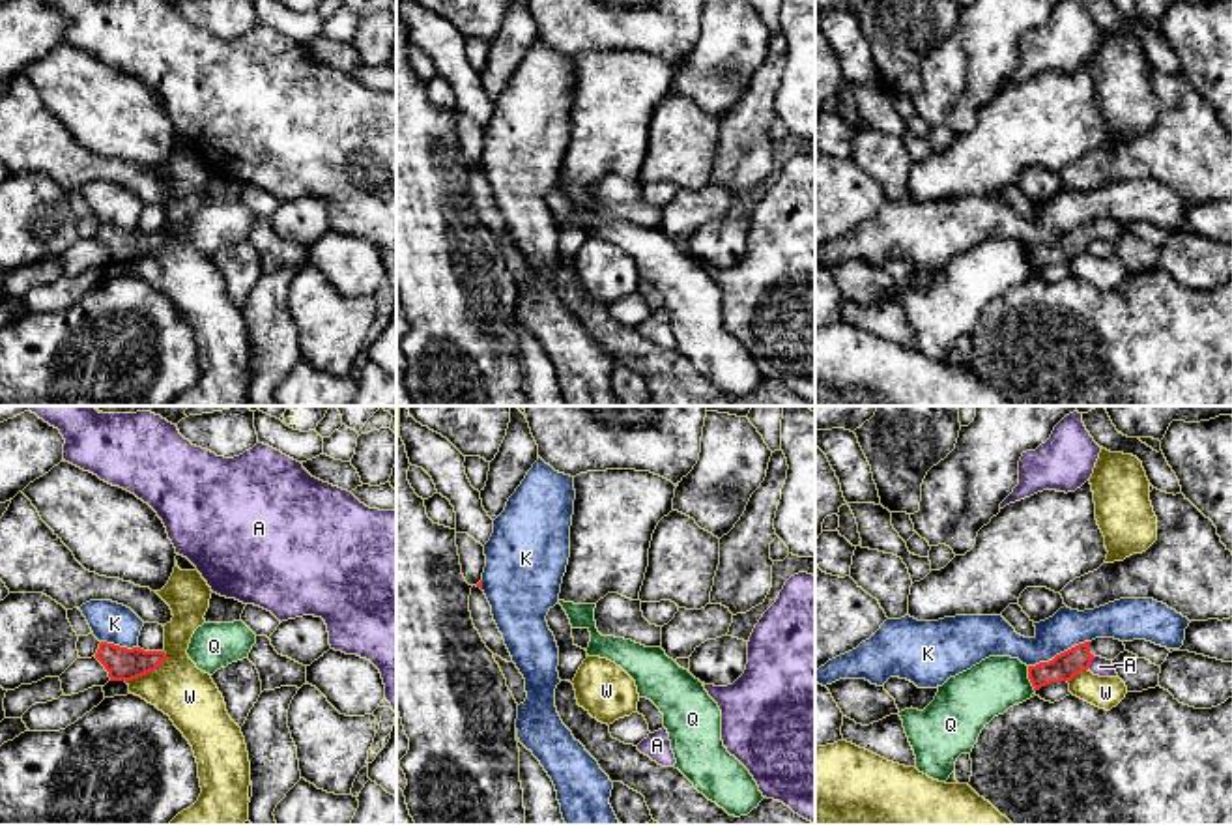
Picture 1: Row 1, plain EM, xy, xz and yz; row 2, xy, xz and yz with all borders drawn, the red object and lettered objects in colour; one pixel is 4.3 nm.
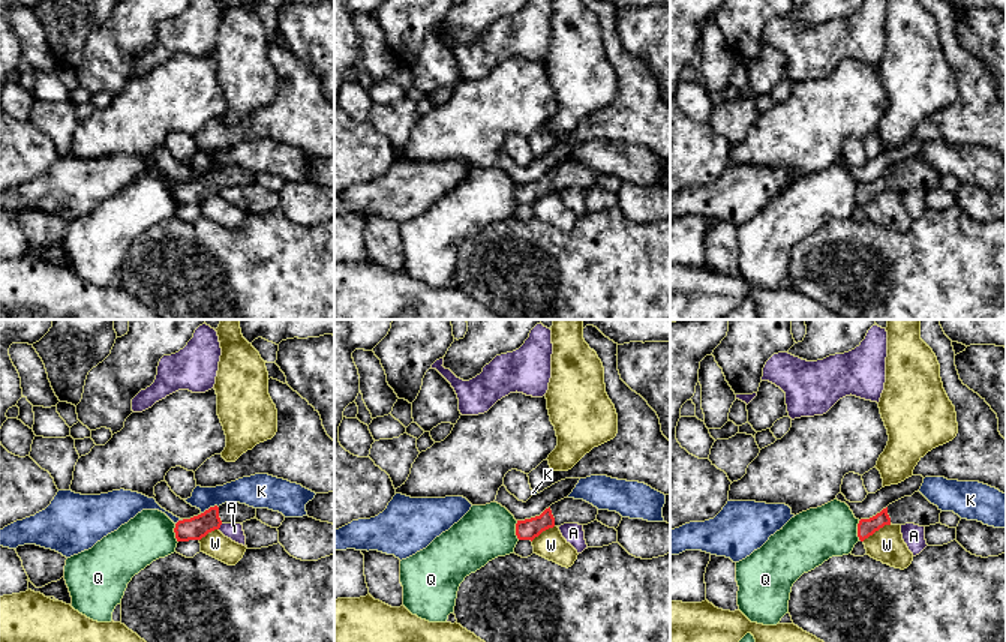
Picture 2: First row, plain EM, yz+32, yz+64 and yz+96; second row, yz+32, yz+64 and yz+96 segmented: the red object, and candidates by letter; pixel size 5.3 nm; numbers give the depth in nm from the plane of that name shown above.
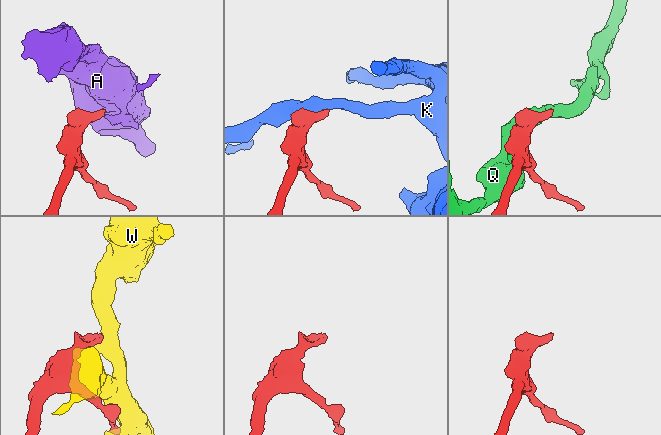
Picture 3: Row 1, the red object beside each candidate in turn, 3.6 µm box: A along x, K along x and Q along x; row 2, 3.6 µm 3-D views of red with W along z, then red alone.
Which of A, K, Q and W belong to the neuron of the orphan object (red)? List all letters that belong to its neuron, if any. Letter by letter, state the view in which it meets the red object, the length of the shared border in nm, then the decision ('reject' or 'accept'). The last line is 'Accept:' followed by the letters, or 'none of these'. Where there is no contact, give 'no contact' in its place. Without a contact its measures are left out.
A: meets red in yz; contact 60 nm long; reject
K: meets red in yz; contact 280 nm long; reject
Q: meets red in yz; contact 120 nm long; reject
W: meets red in xy; contact 220 nm long; reject
Accept: none of these

